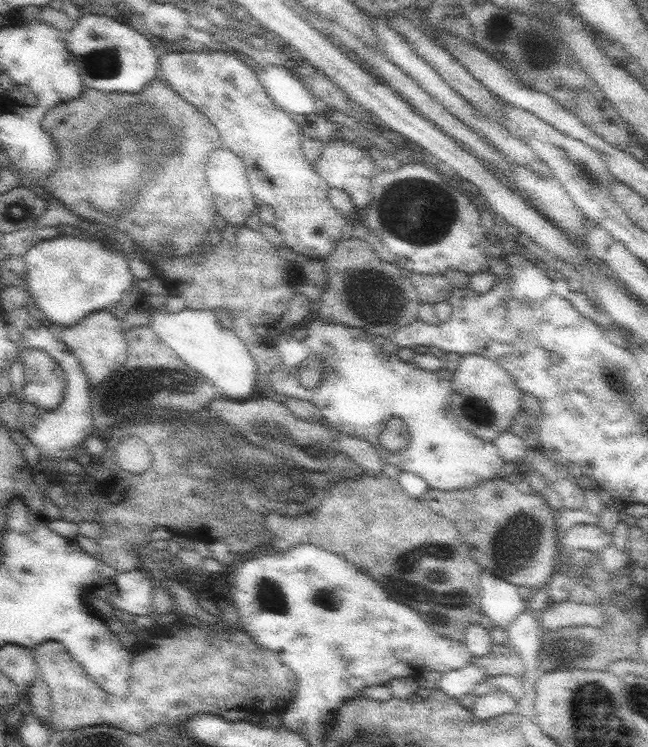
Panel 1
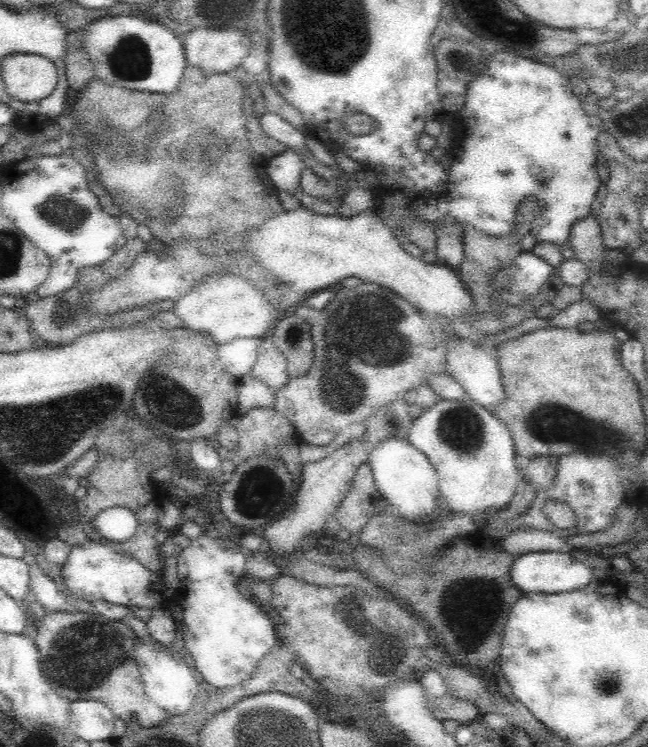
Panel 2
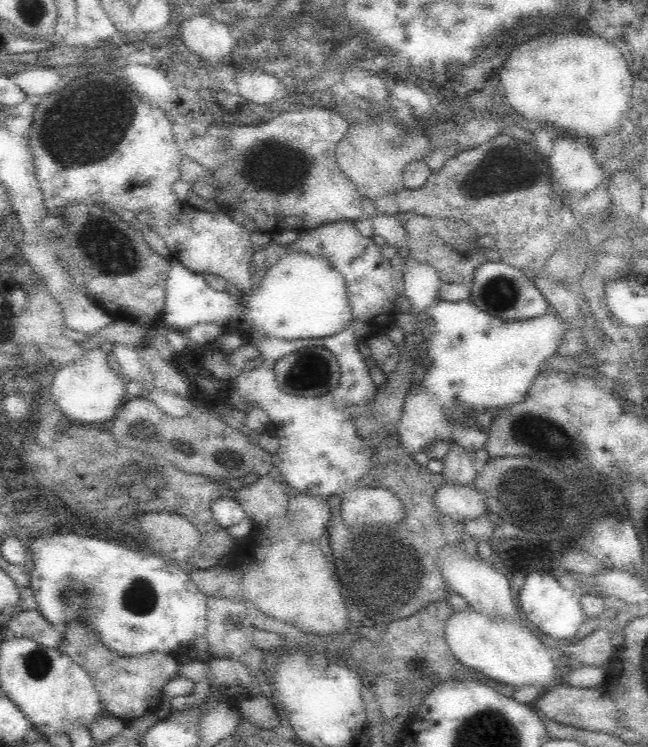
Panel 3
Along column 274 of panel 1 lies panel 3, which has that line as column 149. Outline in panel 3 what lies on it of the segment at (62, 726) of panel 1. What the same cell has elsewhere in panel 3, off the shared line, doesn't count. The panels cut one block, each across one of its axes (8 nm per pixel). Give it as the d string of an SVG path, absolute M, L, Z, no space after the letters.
M82 622L66 624L58 648L86 668L88 676L94 680L96 690L100 692L100 702L106 706L106 712L112 712L122 720L138 718L142 714L156 714L164 686L178 676L180 668L178 656L166 652L148 652L142 656L124 656L120 652L114 652L102 642L100 634L94 628Z

